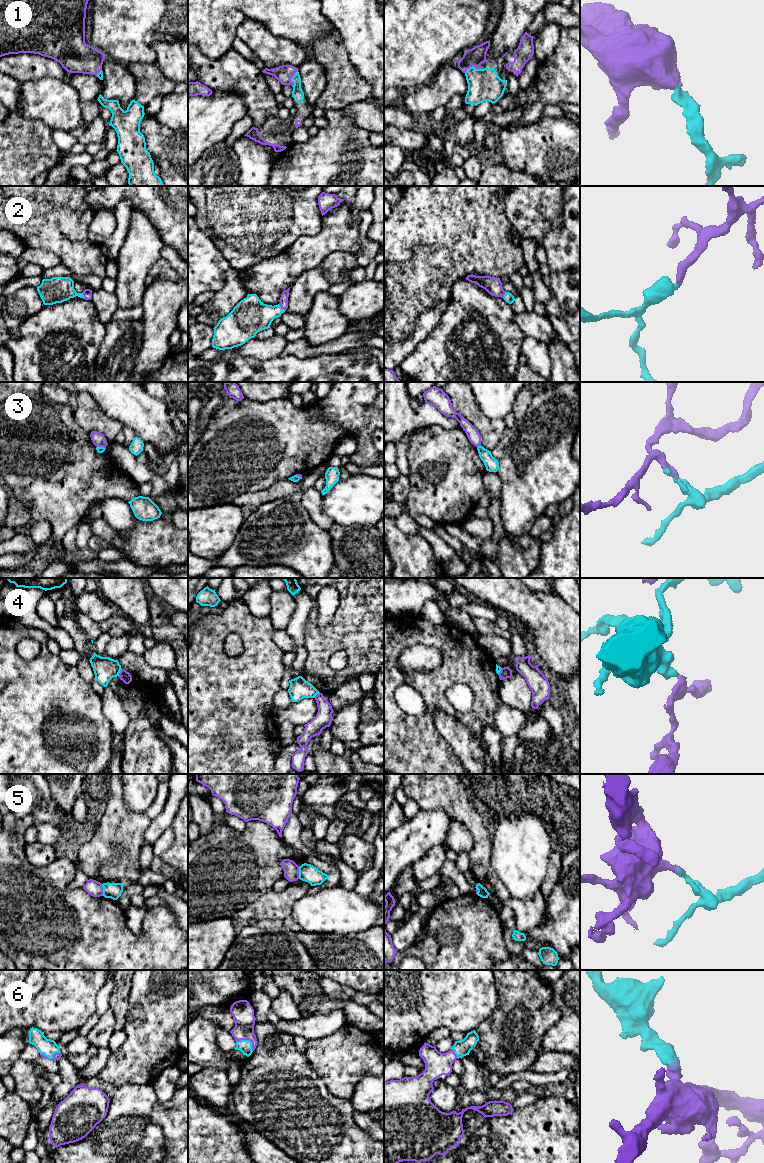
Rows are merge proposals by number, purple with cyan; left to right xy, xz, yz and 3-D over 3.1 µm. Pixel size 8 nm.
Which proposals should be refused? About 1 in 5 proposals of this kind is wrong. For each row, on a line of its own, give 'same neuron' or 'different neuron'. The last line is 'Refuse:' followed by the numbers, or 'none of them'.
1: same neuron
2: same neuron
3: different neuron
4: different neuron
5: different neuron
6: same neuron
Refuse: 3, 4, 5

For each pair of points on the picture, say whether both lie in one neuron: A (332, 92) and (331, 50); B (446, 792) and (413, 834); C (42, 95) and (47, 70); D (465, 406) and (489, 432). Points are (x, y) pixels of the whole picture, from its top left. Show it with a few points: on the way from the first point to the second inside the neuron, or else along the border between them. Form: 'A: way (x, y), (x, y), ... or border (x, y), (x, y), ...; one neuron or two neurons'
A: way (333, 82), (333, 60); one neuron
B: border (420, 809), (444, 809), (453, 818); two neurons
C: border (62, 78), (28, 79), (22, 83); two neurons
D: way (471, 412), (485, 426); one neuron

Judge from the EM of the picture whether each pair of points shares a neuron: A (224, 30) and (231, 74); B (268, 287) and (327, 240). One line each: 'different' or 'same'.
A: different
B: same

